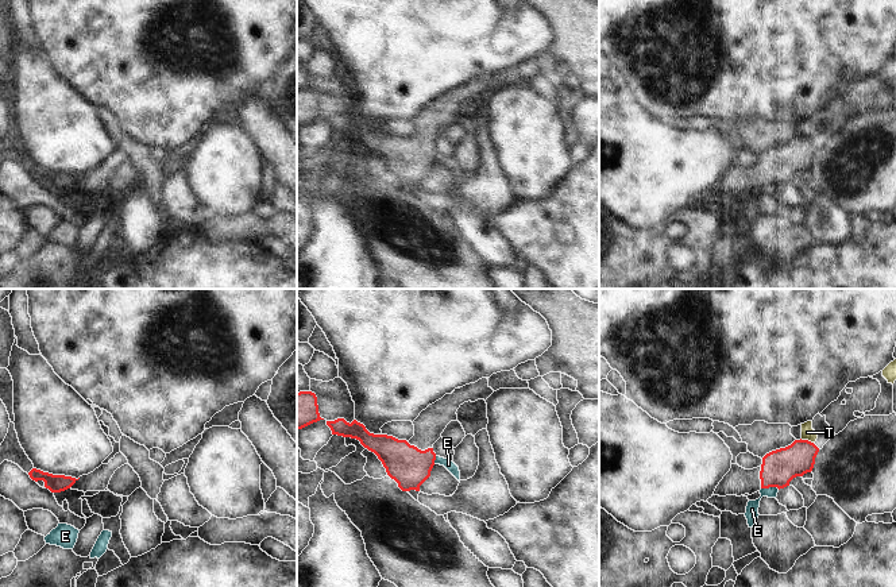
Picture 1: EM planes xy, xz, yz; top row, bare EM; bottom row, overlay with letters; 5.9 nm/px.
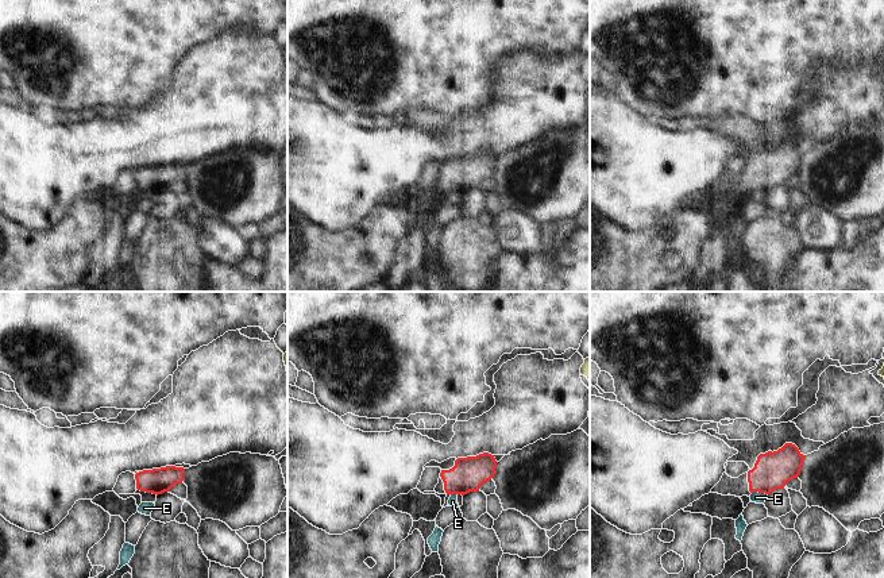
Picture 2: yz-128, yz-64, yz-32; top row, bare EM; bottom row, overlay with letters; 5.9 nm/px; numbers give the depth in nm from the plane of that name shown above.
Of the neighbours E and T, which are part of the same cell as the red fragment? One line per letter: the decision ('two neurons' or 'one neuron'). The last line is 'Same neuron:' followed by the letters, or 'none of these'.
E: two neurons
T: two neurons
Same neuron: none of these

